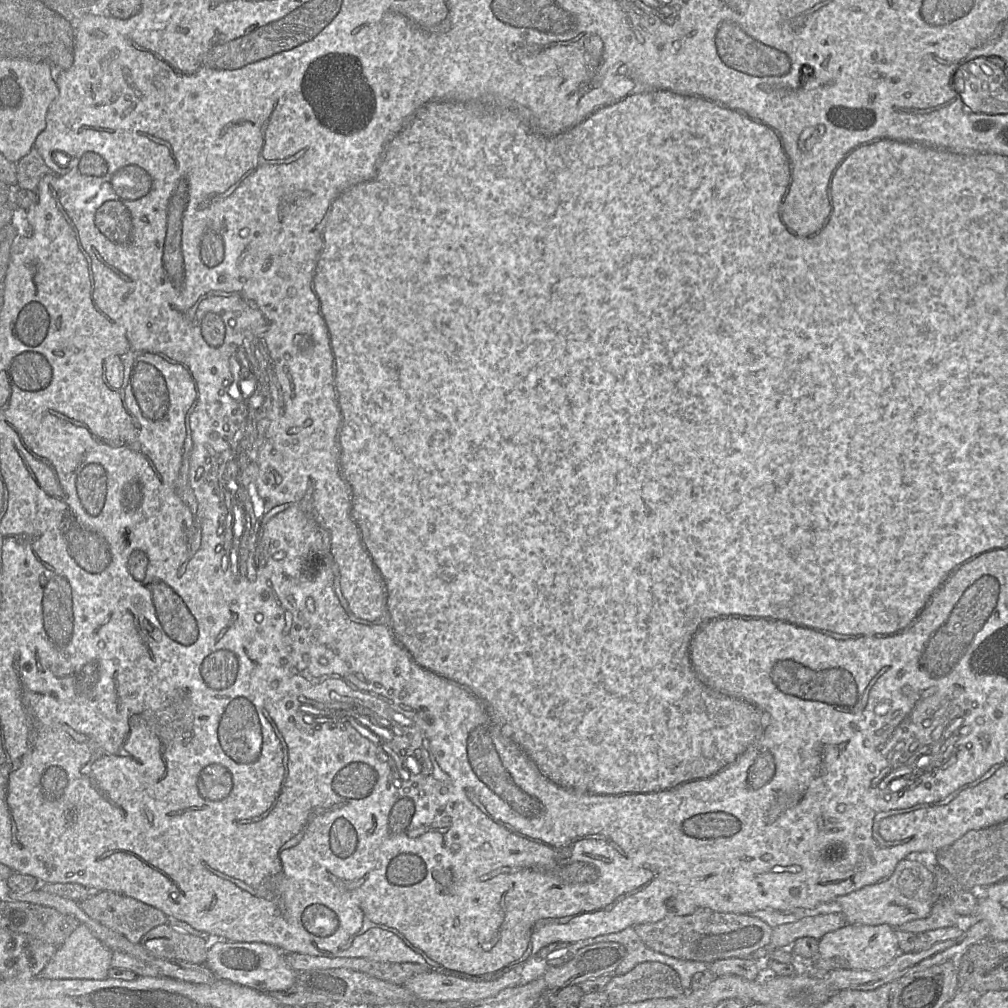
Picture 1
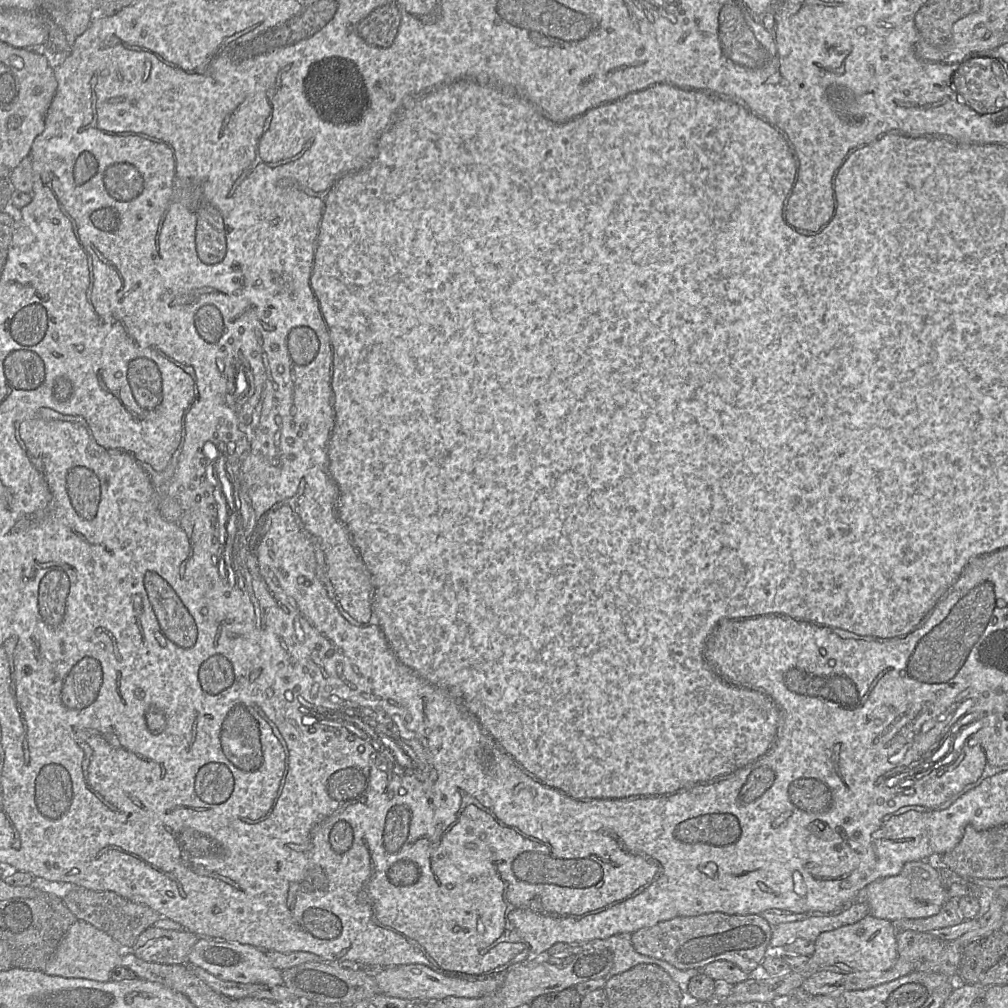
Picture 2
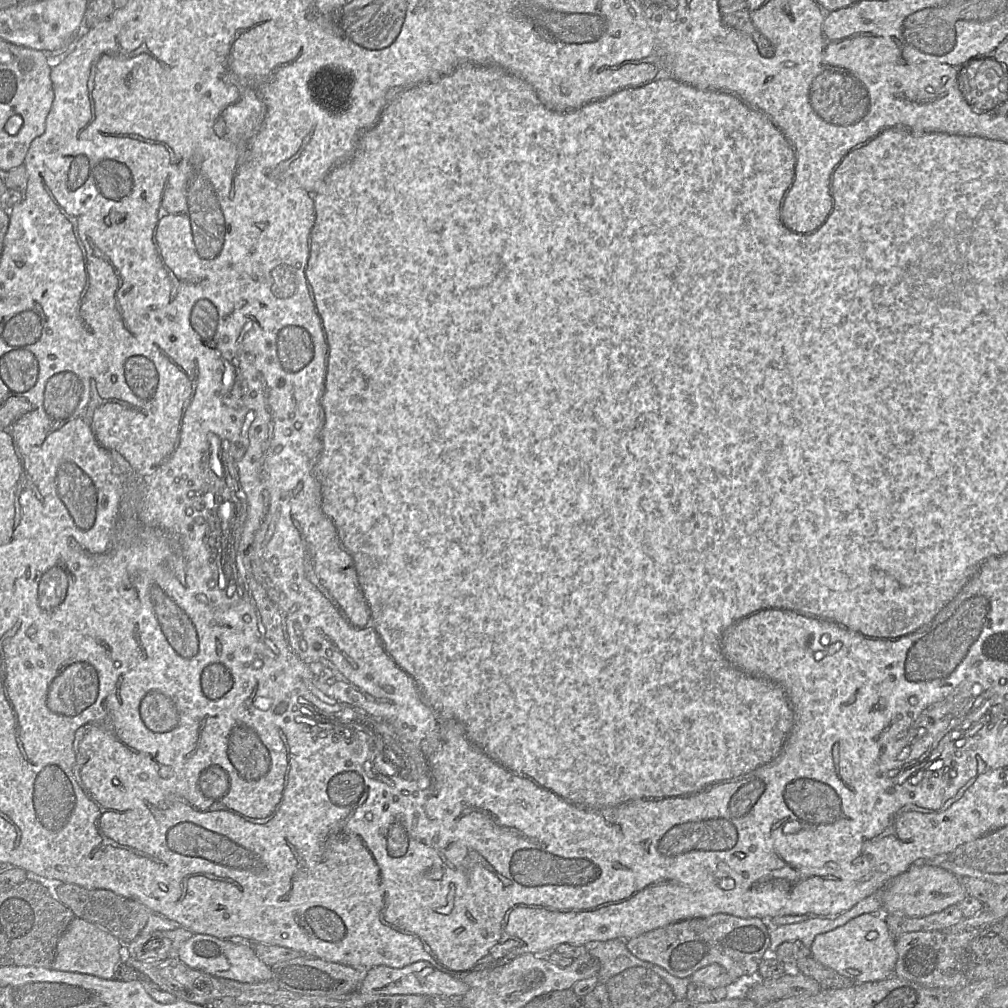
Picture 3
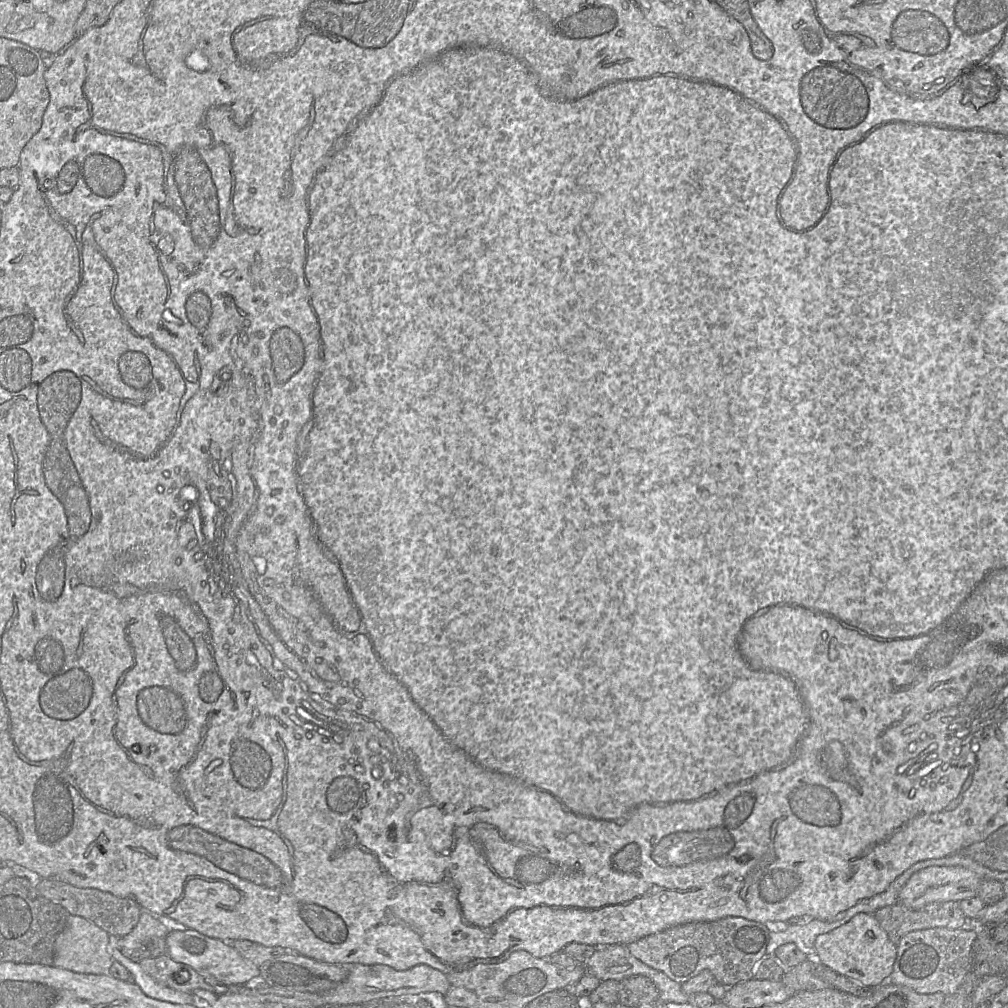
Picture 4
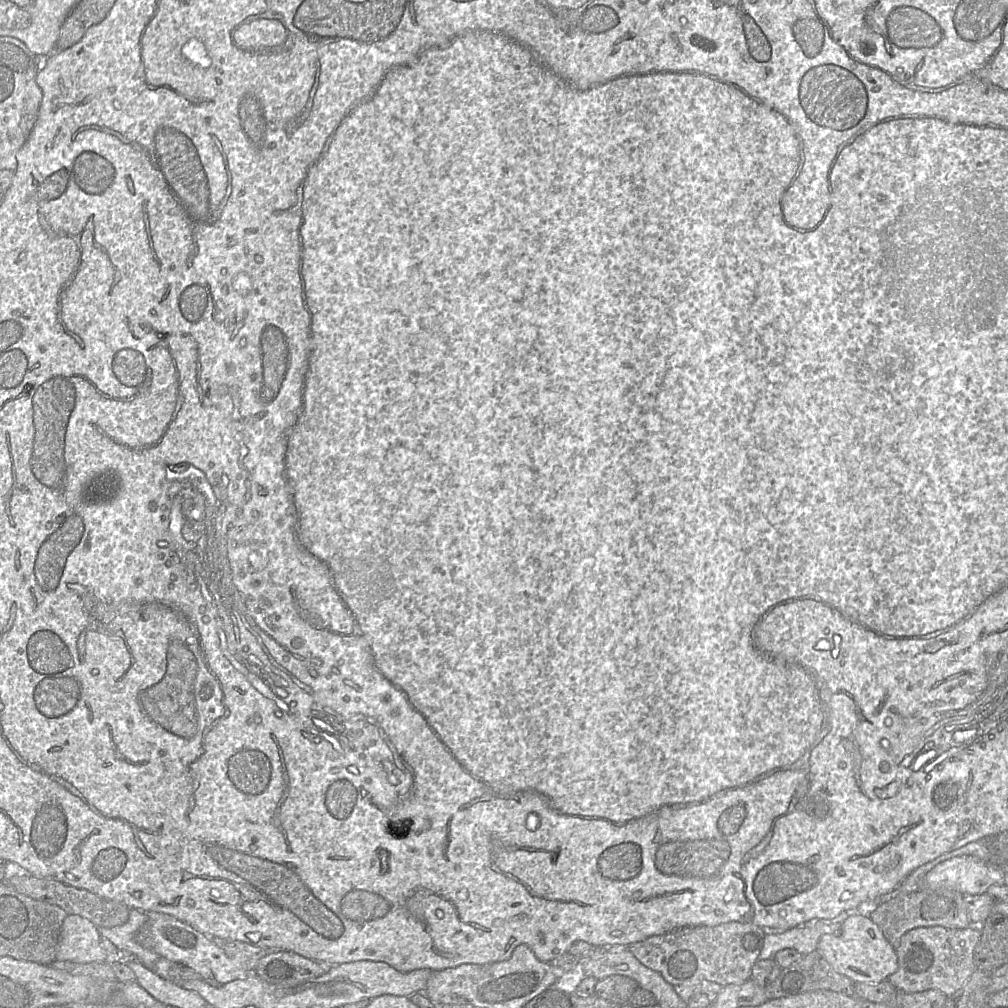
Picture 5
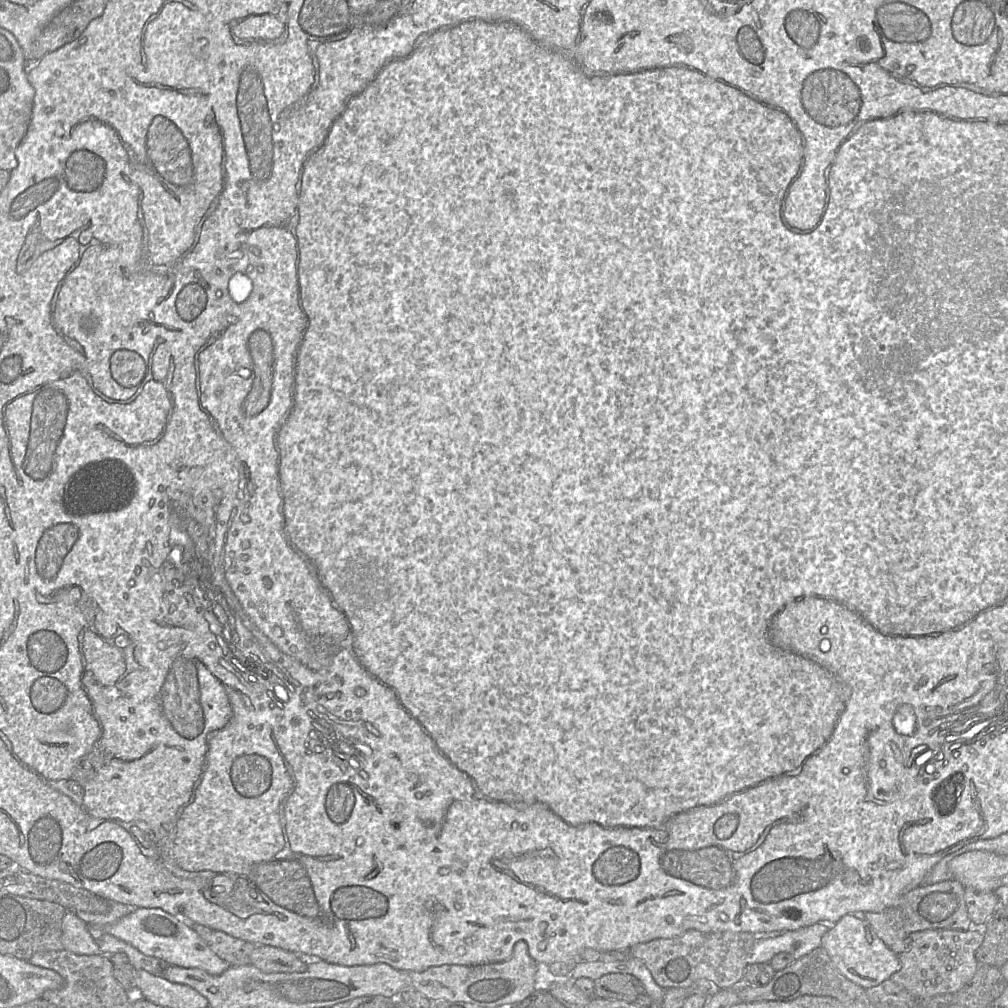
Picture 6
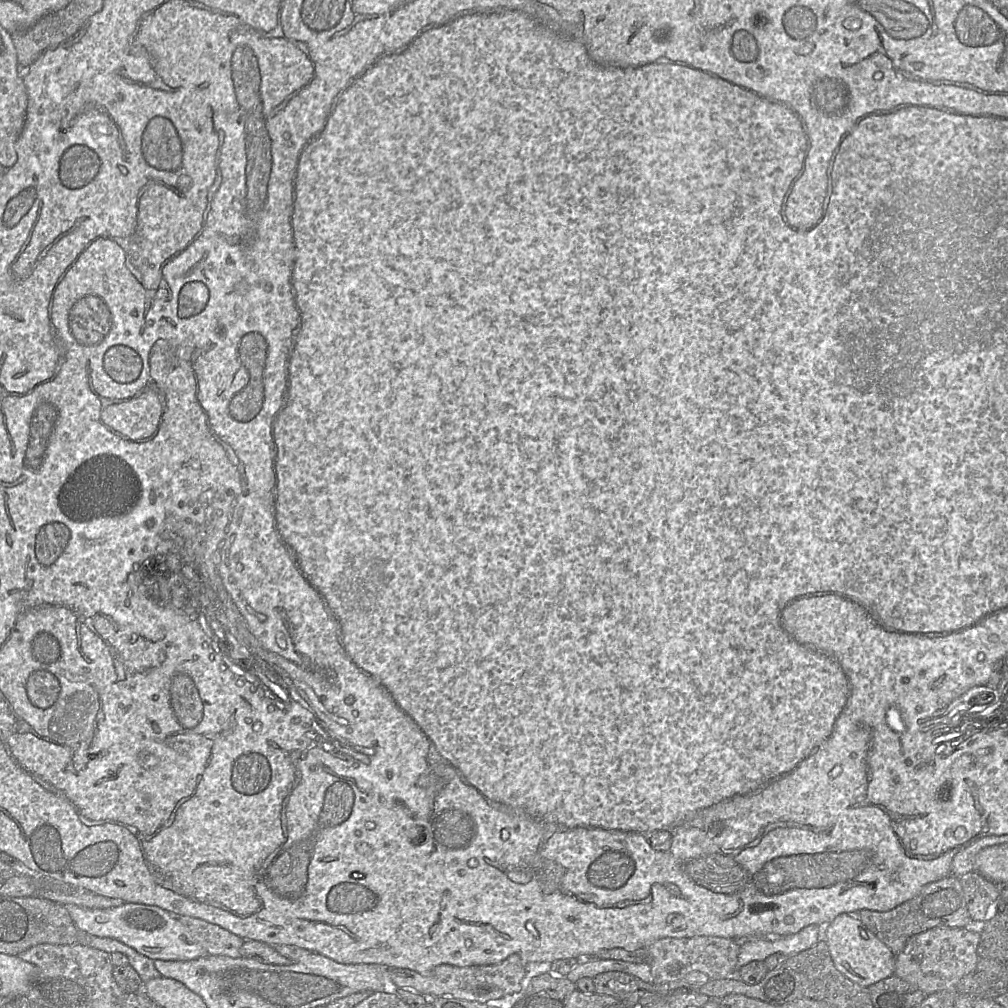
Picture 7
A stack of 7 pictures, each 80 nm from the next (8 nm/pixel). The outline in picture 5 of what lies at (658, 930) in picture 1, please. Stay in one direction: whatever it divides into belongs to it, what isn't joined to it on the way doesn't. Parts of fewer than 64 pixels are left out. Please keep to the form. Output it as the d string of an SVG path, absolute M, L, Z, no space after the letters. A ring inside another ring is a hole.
M731 921L717 926L676 929L631 944L628 949L643 965L661 974L672 986L700 985L708 980L724 987L744 983L751 978L752 967L759 959L765 936L762 927Z

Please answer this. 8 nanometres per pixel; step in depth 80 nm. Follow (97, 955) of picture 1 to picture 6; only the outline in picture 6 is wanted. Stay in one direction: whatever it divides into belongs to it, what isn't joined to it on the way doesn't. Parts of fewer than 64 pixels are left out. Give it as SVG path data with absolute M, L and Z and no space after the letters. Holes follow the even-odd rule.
M67 911L62 920L62 943L64 949L78 955L101 954L88 925L73 911Z

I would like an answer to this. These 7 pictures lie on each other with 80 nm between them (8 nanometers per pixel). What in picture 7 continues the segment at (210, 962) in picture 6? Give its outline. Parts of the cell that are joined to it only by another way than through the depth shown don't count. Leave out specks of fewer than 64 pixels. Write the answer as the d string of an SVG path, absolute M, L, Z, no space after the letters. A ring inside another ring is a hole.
M124 903L105 908L88 909L63 904L81 933L116 939L152 960L193 960L208 955L177 916L153 905Z

